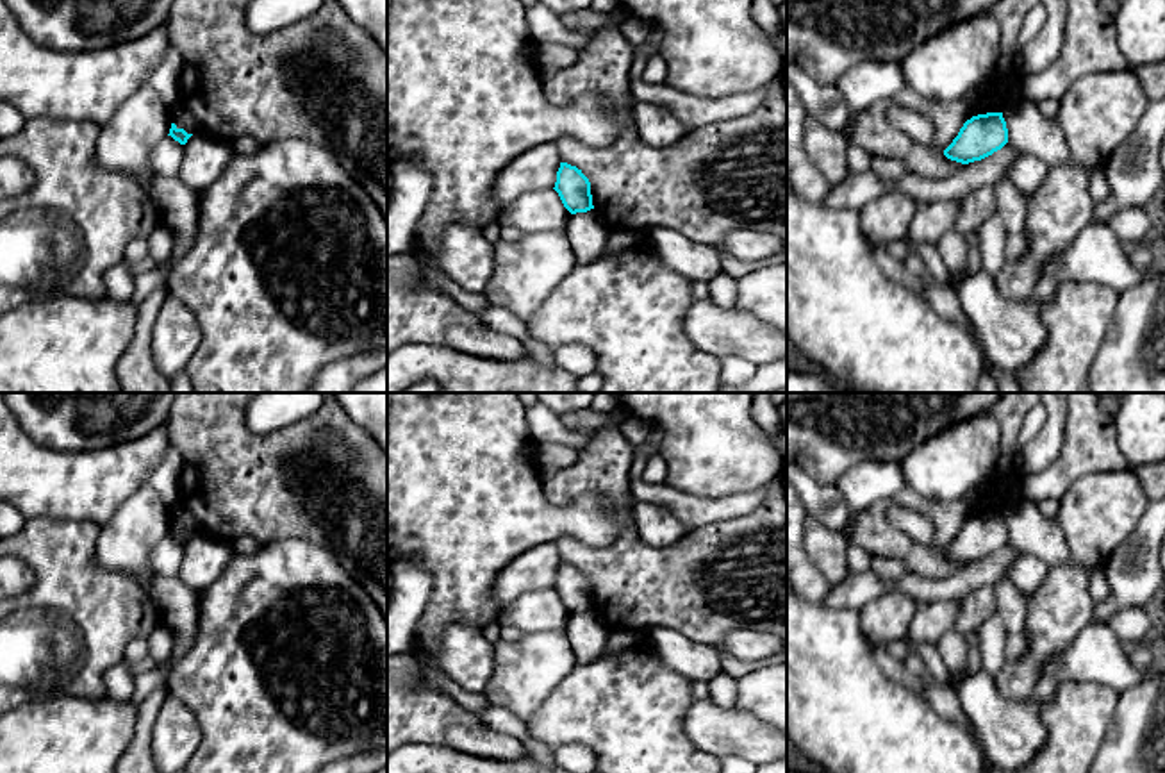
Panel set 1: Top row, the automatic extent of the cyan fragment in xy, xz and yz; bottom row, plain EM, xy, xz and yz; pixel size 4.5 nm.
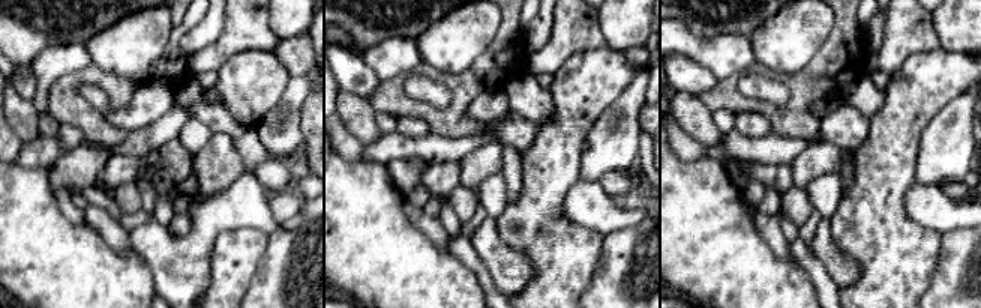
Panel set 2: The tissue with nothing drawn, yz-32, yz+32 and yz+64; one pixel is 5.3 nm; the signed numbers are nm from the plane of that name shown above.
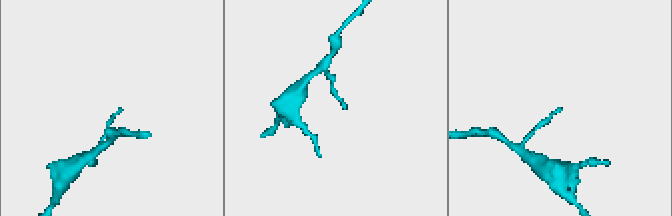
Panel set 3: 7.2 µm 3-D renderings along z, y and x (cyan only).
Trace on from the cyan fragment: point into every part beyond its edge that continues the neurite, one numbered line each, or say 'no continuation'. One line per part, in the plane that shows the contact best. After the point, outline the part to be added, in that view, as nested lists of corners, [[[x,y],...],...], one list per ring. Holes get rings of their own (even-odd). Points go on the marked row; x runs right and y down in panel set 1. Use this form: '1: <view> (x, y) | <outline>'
no continuation

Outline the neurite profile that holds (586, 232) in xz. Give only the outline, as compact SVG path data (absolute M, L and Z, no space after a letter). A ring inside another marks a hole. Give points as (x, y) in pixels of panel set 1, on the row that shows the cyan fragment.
M594 209L569 216L566 236L578 266L603 255L610 230L601 223Z

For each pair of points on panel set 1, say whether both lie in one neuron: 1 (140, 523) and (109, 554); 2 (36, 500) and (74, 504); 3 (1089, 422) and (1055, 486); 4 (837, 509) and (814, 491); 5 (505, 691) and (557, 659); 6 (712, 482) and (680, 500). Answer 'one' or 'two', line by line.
1: one
2: one
3: one
4: one
5: one
6: two

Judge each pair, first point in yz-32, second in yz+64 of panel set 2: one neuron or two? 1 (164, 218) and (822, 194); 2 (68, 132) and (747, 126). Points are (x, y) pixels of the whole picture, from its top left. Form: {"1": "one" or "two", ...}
{"1": "one", "2": "one"}

